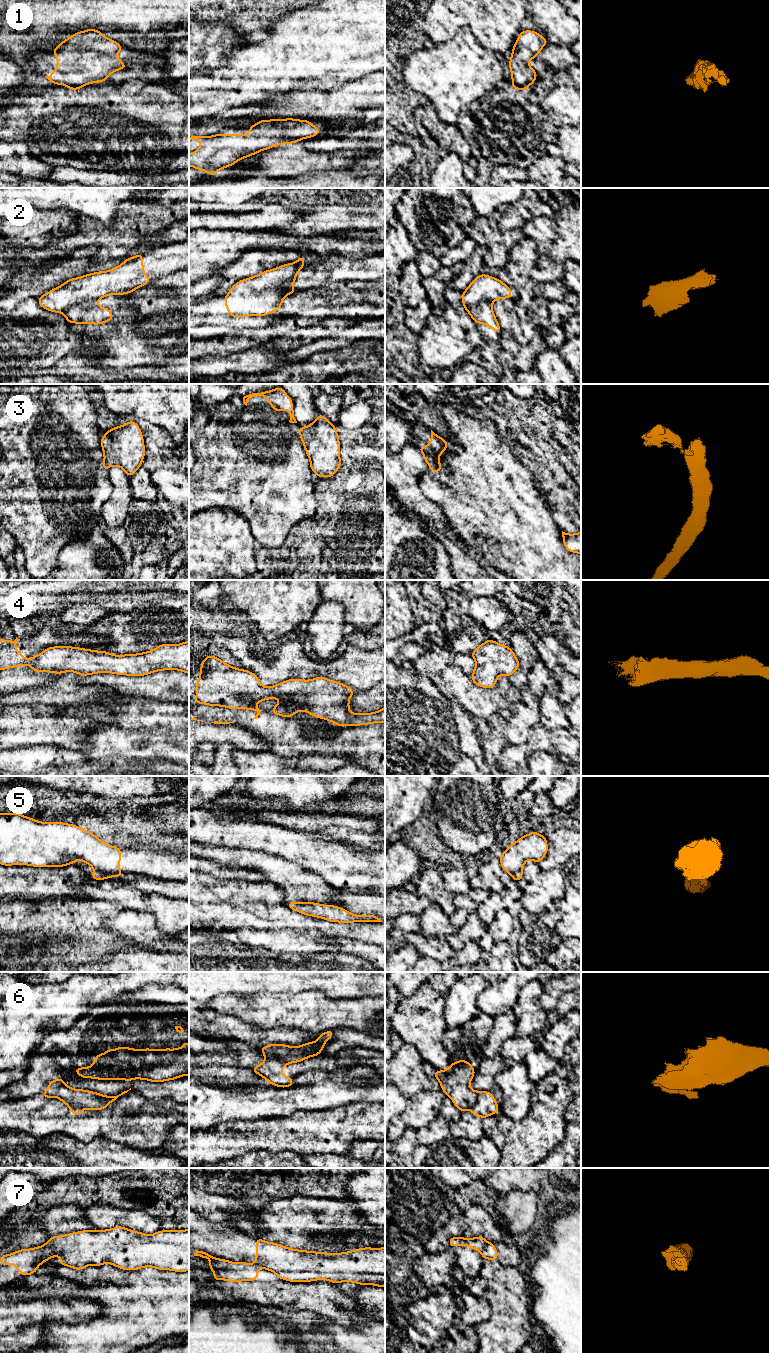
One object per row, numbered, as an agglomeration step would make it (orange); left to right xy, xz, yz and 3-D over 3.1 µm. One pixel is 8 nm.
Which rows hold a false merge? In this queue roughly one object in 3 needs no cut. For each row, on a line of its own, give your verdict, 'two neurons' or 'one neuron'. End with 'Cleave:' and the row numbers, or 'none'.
1: one neuron
2: two neurons
3: two neurons
4: two neurons
5: two neurons
6: two neurons
7: two neurons
Cleave: 2, 3, 4, 5, 6, 7

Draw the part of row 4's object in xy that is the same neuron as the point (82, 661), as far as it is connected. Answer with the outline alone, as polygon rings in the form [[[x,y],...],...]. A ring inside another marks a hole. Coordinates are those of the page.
[[[189,641],[177,645],[161,644],[151,651],[126,655],[55,646],[33,656],[30,662],[35,672],[72,671],[82,677],[95,673],[144,676],[161,670],[180,670],[189,674]]]

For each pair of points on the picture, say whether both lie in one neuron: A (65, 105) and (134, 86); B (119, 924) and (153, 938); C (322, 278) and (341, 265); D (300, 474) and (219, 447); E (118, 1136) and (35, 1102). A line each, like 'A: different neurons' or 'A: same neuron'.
A: same neuron
B: same neuron
C: same neuron
D: same neuron
E: same neuron

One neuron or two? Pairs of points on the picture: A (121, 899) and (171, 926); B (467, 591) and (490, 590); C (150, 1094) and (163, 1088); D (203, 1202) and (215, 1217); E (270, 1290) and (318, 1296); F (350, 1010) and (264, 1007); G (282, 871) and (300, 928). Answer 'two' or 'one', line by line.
A: one
B: one
C: one
D: one
E: one
F: one
G: two

